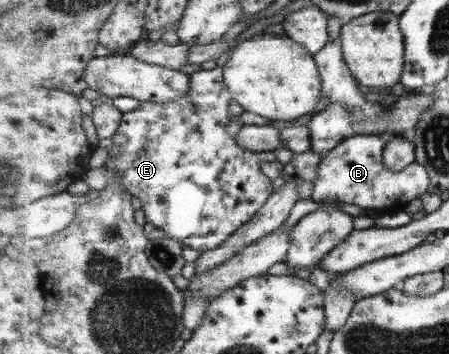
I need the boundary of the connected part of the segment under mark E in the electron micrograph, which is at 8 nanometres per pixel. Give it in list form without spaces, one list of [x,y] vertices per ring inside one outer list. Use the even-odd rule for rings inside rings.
[[[216,66],[214,69],[208,71],[200,70],[198,72],[190,74],[190,89],[187,96],[183,98],[168,102],[141,102],[138,108],[135,108],[129,112],[124,112],[123,119],[120,121],[118,131],[112,138],[112,147],[108,150],[107,165],[111,169],[117,169],[121,173],[121,184],[137,197],[142,203],[143,213],[148,223],[158,229],[162,229],[167,237],[175,239],[176,241],[182,242],[185,246],[195,249],[200,254],[205,251],[210,251],[220,247],[228,238],[234,233],[237,233],[245,223],[248,223],[257,213],[265,206],[265,203],[269,201],[270,196],[275,192],[272,187],[272,179],[266,176],[266,173],[262,171],[262,163],[264,161],[279,161],[277,155],[273,152],[263,151],[255,152],[250,151],[250,148],[242,147],[238,143],[236,135],[230,135],[228,133],[228,123],[230,123],[230,101],[232,101],[233,95],[229,90],[229,85],[225,81],[225,71],[223,67]]]

